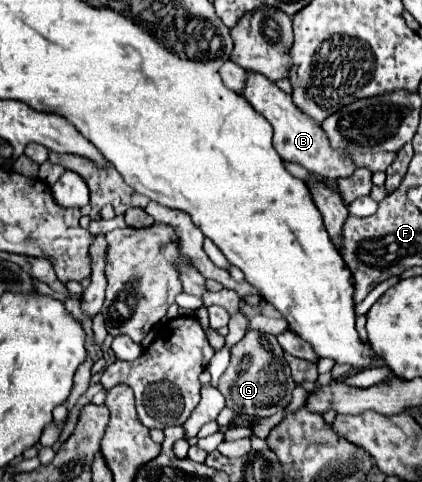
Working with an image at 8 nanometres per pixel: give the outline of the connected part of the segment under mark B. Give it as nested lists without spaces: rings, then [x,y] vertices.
[[[248,72],[248,80],[246,80],[246,88],[242,94],[258,114],[262,114],[274,128],[274,148],[276,152],[282,156],[282,160],[286,162],[294,162],[294,164],[302,164],[306,170],[324,176],[324,178],[348,178],[354,174],[356,166],[352,164],[352,160],[348,160],[348,156],[344,156],[344,152],[336,152],[330,144],[328,144],[328,136],[322,130],[320,124],[316,124],[316,120],[312,120],[308,114],[300,112],[294,106],[294,100],[290,94],[282,92],[274,82],[266,80],[264,76],[256,74],[256,72]]]

